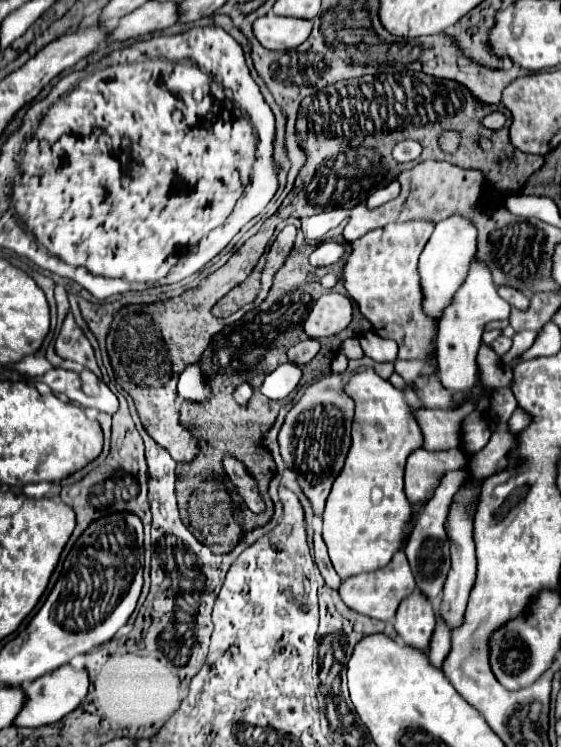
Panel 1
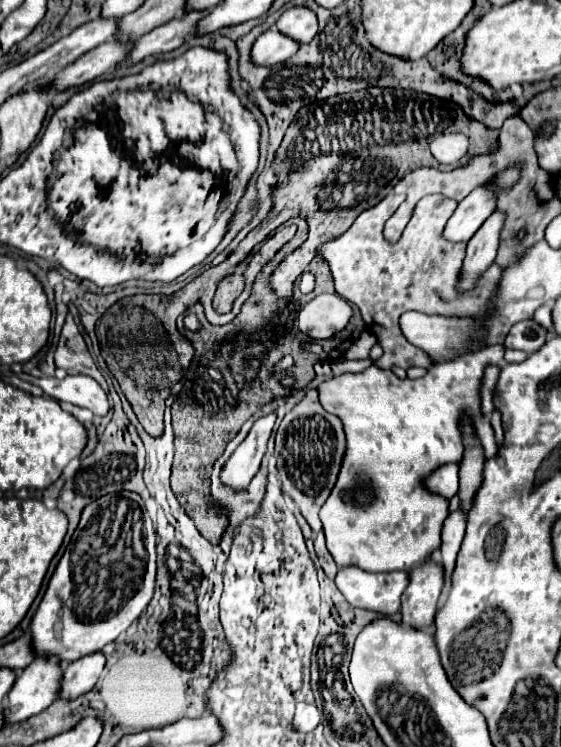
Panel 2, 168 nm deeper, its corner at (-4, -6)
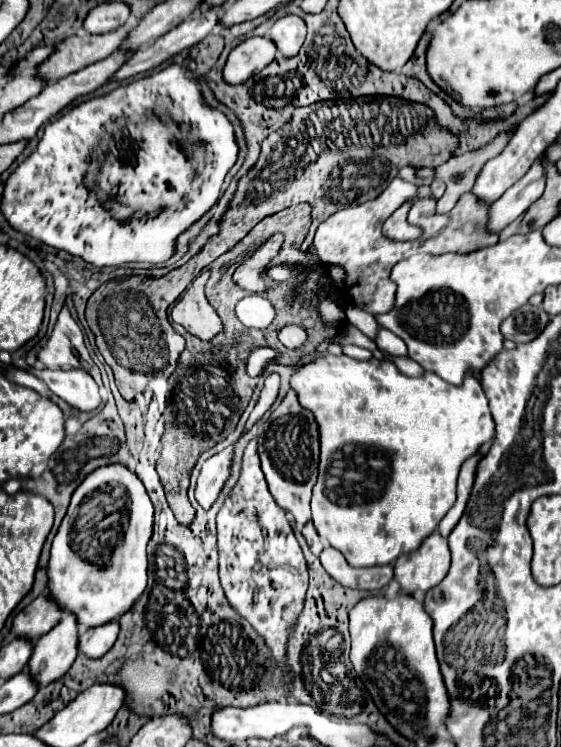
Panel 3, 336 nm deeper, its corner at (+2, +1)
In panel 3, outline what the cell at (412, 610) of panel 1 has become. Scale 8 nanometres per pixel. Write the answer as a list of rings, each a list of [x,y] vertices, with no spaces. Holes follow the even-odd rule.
[[[433,533],[417,553],[405,553],[395,561],[395,581],[401,593],[413,595],[415,591],[427,593],[435,587],[449,569],[449,547],[447,541]]]

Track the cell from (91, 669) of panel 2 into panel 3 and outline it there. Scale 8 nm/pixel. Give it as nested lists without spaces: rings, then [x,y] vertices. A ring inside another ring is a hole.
[[[109,623],[97,629],[87,629],[85,633],[79,635],[77,649],[87,659],[99,659],[113,647],[117,633],[119,633],[119,623]]]

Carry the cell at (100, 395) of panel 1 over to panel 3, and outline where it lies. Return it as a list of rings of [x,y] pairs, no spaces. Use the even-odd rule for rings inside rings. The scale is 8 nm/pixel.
[[[31,369],[31,373],[39,379],[45,381],[45,385],[57,395],[61,397],[67,405],[79,409],[79,411],[95,411],[101,403],[101,395],[99,395],[99,387],[95,383],[95,379],[83,371],[83,369]]]

